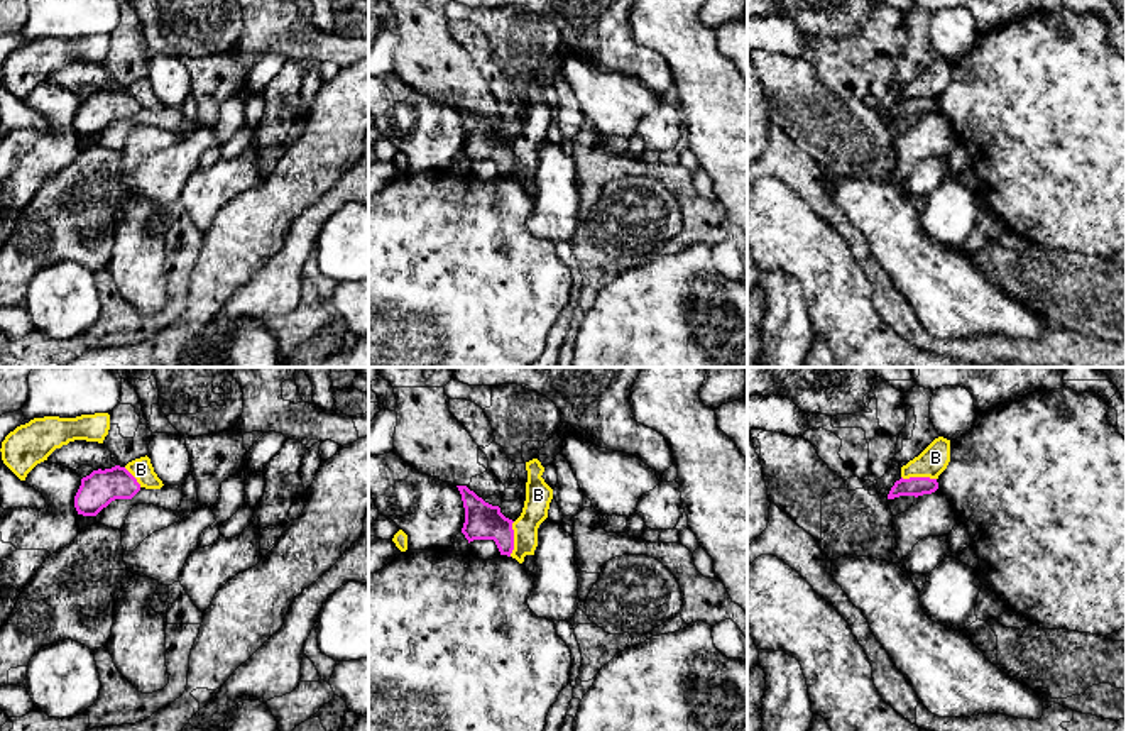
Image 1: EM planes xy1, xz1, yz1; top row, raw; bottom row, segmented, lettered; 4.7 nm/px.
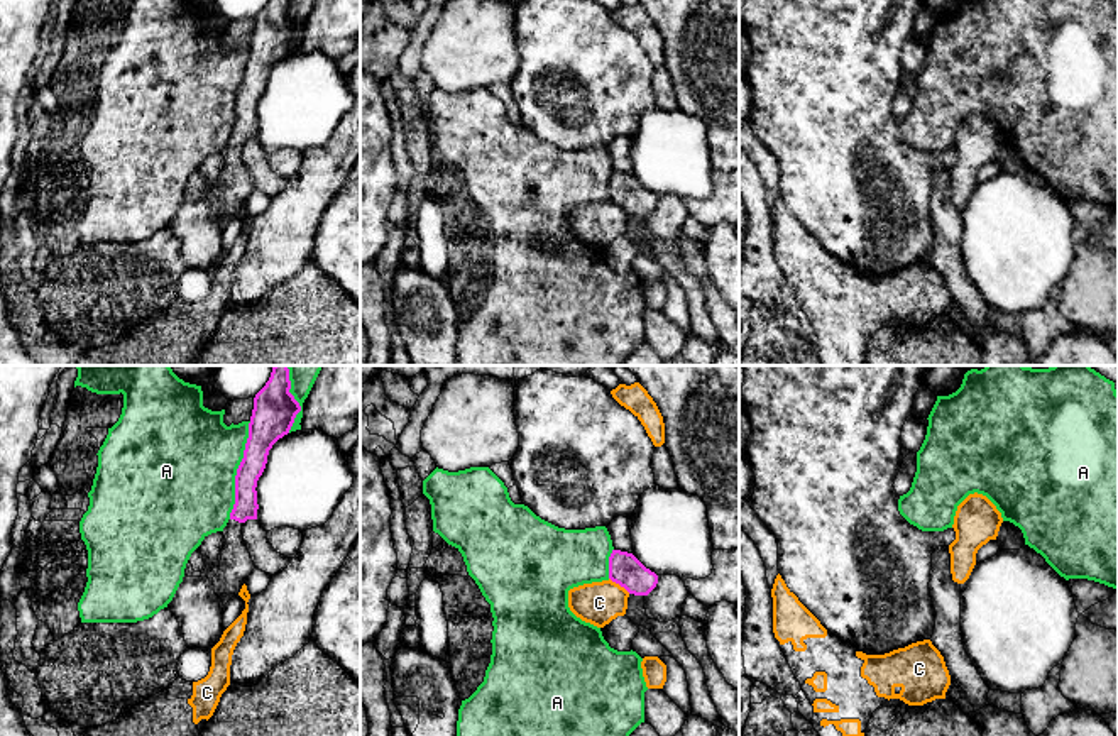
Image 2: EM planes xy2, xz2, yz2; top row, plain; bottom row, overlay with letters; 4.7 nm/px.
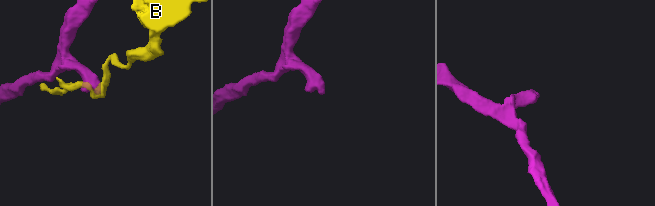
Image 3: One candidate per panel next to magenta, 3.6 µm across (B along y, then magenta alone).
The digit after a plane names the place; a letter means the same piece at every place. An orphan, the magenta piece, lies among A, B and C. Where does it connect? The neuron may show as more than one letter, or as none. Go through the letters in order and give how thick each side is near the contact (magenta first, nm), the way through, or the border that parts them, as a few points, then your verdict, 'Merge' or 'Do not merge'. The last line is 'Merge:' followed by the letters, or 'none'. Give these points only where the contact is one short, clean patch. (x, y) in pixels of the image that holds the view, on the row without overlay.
A: Thickness 170 nm (magenta) against 480 nm. Do not merge
B: Thickness 180 nm (magenta) against 130 nm. Boundary: xz1 (514, 142), (513, 173), (509, 176). Do not merge
C: Thickness 160 nm (magenta) against 200 nm. Boundary: xz2 (609, 198), (630, 214). Do not merge
Merge: none

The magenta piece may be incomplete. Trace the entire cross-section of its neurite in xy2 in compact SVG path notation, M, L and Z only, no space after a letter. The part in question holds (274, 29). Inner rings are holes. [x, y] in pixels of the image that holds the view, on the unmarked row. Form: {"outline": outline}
{"outline": "M269 0L254 19L249 59L235 96L235 125L222 152L220 191L213 198L215 215L223 227L238 217L247 198L255 189L242 157L242 147L247 140L257 140L255 108L266 90L269 71L289 54L296 36L301 32L289 10L289 0Z"}

